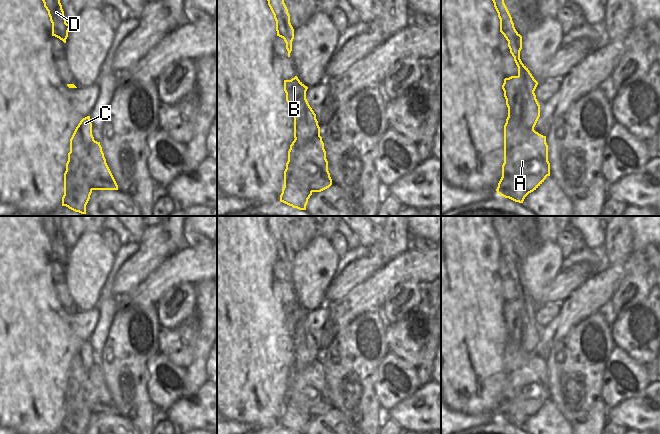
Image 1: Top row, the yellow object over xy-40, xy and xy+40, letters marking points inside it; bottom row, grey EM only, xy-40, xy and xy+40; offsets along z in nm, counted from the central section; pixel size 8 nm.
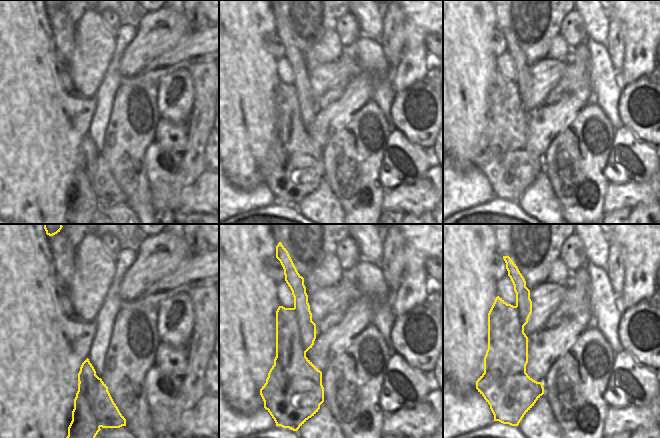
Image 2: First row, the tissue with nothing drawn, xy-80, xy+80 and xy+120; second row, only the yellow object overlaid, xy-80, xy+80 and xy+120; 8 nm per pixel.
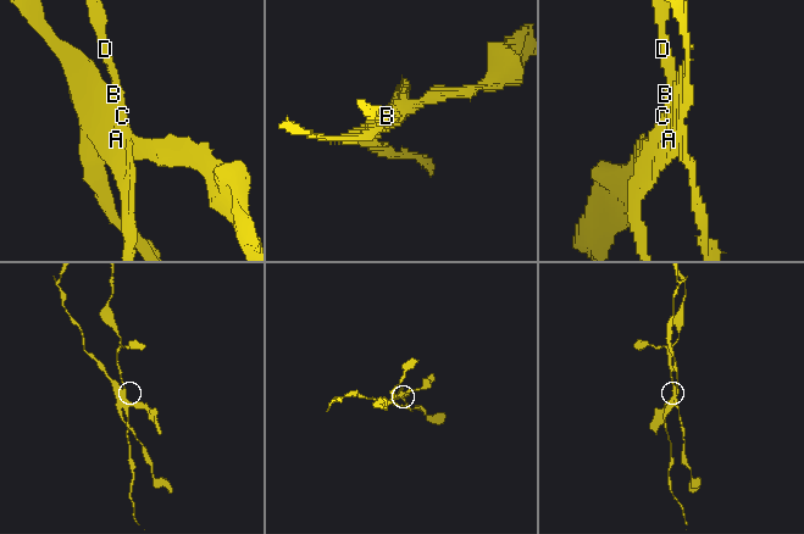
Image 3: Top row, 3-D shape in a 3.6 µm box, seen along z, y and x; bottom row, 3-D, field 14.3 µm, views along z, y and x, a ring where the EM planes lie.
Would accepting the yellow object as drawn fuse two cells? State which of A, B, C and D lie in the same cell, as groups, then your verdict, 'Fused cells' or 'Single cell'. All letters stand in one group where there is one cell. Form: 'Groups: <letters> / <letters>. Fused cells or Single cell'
Groups: A B / C D. Fused cells.

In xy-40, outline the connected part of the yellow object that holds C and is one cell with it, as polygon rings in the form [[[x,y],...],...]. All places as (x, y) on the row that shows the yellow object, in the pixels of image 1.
[[[87,116],[80,121],[70,139],[70,152],[82,159],[88,155],[93,141],[92,123]]]

